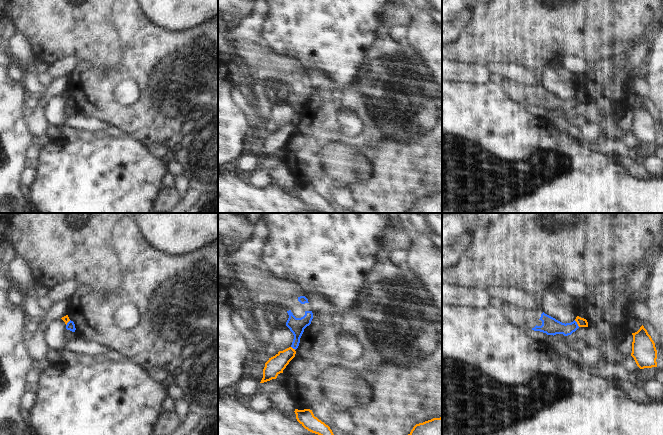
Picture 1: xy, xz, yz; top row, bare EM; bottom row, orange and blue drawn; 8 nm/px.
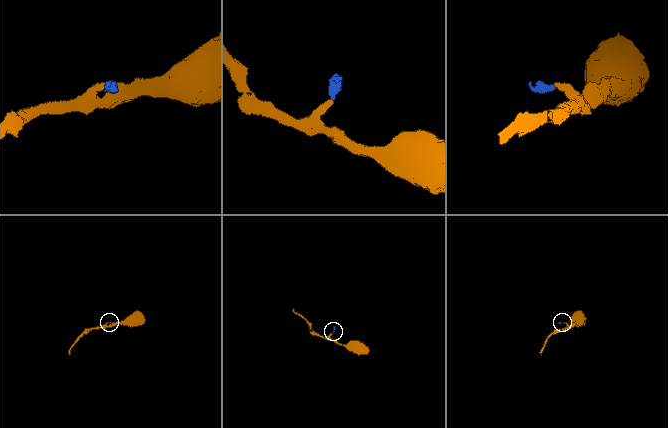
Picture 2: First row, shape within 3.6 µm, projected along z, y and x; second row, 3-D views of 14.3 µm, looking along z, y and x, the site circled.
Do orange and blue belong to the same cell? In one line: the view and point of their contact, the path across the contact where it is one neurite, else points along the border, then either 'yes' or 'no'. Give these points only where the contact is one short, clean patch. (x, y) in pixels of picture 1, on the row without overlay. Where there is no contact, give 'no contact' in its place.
contact yz (577, 99); border yz (574, 96), (579, 102); no

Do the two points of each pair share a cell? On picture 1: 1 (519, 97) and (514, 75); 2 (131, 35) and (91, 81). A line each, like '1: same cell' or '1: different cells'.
1: different cells
2: same cell

